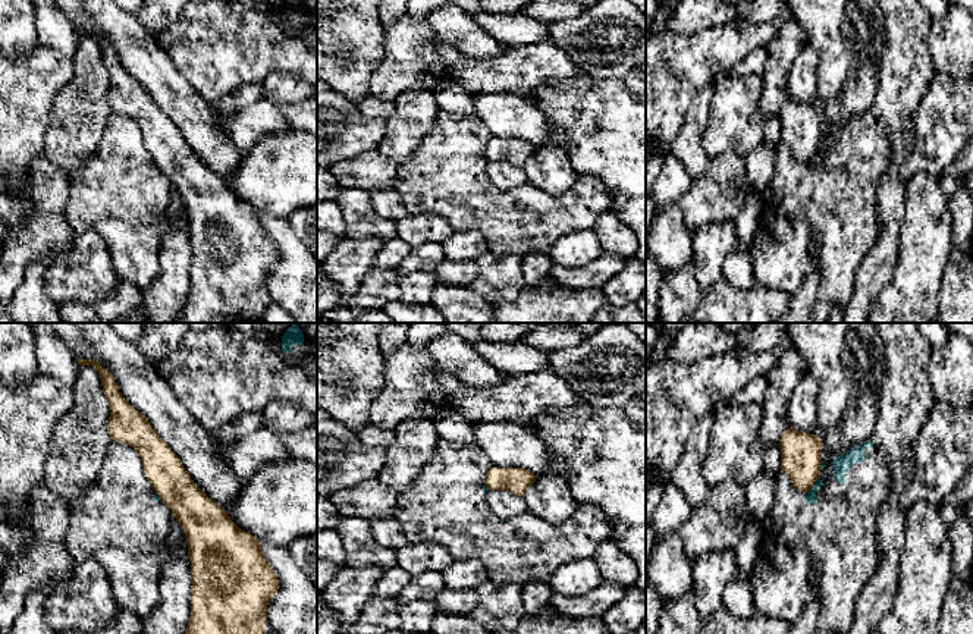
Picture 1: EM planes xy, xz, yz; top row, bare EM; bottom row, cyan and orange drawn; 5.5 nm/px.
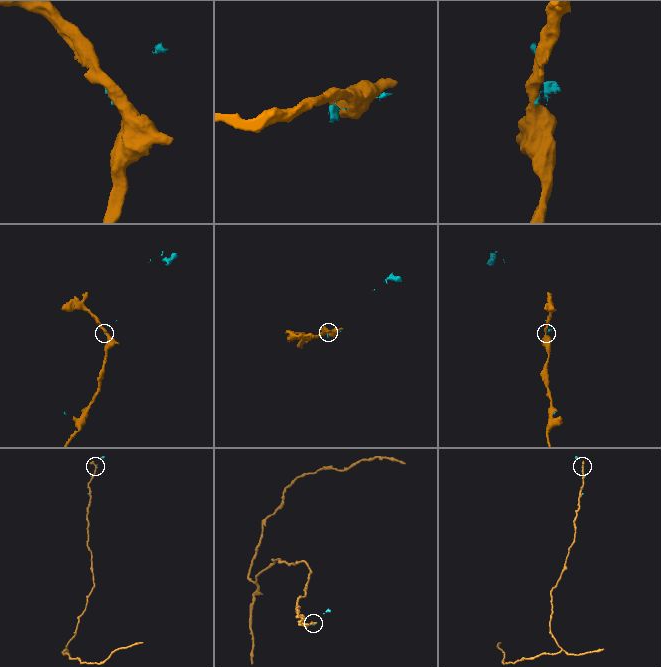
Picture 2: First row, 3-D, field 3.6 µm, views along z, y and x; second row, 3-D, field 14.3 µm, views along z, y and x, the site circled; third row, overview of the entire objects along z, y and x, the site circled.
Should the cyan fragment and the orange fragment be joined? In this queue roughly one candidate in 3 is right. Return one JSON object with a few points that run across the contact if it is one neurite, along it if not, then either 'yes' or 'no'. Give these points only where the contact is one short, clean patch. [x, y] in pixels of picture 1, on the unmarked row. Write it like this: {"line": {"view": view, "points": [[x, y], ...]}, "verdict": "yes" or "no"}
{"line": {"view": "yz", "points": [[819, 148], [806, 165]]}, "verdict": "no"}

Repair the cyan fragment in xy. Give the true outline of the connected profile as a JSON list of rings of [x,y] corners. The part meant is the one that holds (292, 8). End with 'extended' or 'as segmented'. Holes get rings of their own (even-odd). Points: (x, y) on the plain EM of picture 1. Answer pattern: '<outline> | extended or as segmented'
[[[288,0],[276,13],[292,35],[302,31],[317,32],[317,0]]] | extended

